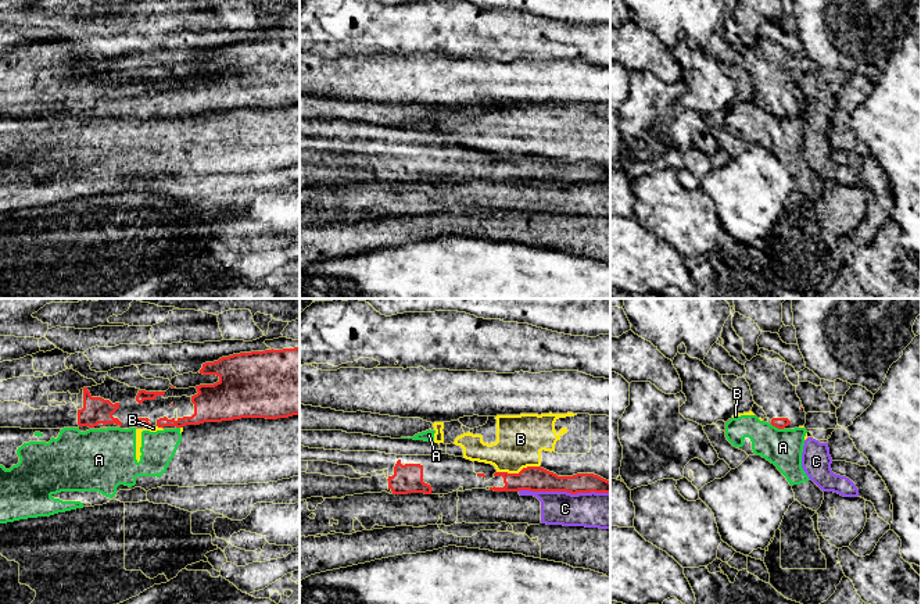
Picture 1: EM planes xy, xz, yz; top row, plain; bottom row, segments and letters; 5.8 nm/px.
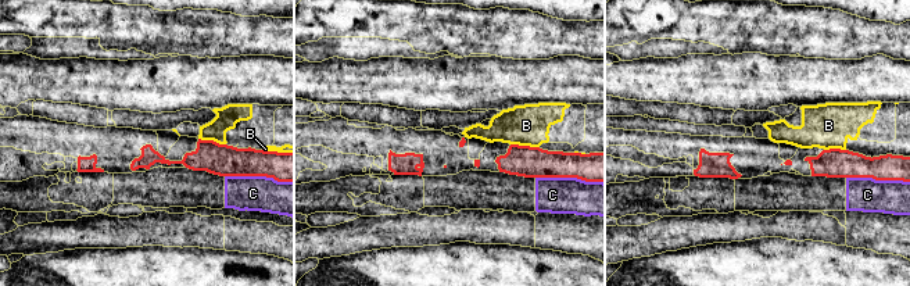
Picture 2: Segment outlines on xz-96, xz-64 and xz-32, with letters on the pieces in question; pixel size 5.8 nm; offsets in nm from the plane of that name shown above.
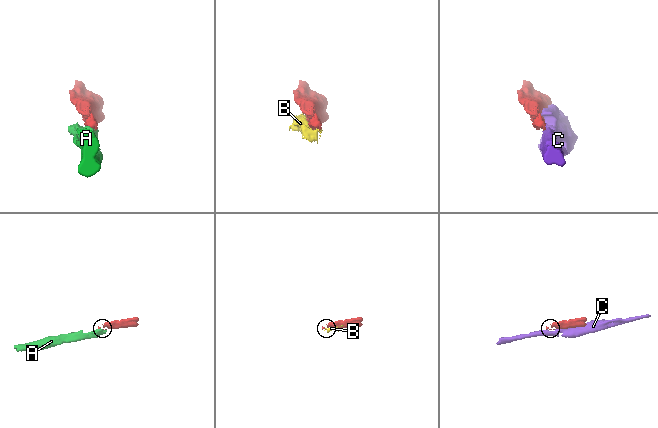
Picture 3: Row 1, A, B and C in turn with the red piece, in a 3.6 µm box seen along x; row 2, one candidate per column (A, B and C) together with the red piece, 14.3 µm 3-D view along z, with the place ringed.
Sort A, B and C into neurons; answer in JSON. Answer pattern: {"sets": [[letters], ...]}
{"sets": [["A", "B"], ["C"]]}

